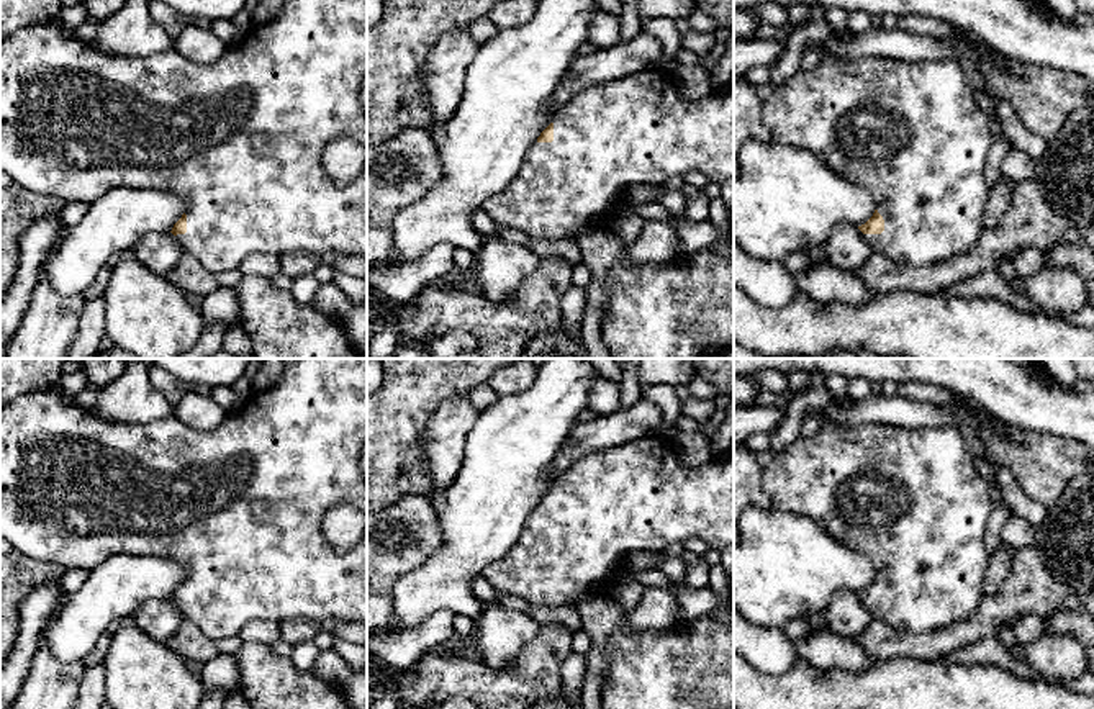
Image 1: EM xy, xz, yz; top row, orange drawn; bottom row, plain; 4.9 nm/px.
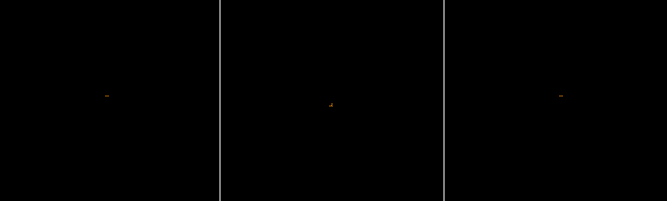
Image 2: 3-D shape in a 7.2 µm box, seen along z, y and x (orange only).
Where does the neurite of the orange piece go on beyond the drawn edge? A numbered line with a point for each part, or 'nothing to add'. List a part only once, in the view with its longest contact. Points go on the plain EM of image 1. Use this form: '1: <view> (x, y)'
1: yz (911, 500)

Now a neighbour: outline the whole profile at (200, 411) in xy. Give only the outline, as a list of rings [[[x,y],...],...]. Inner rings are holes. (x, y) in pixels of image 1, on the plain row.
[[[192,390],[174,406],[174,416],[185,426],[205,432],[218,427],[228,413],[211,396]]]

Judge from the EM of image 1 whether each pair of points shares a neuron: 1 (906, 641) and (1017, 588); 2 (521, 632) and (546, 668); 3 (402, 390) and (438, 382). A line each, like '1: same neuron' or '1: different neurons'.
1: same neuron
2: different neurons
3: same neuron

